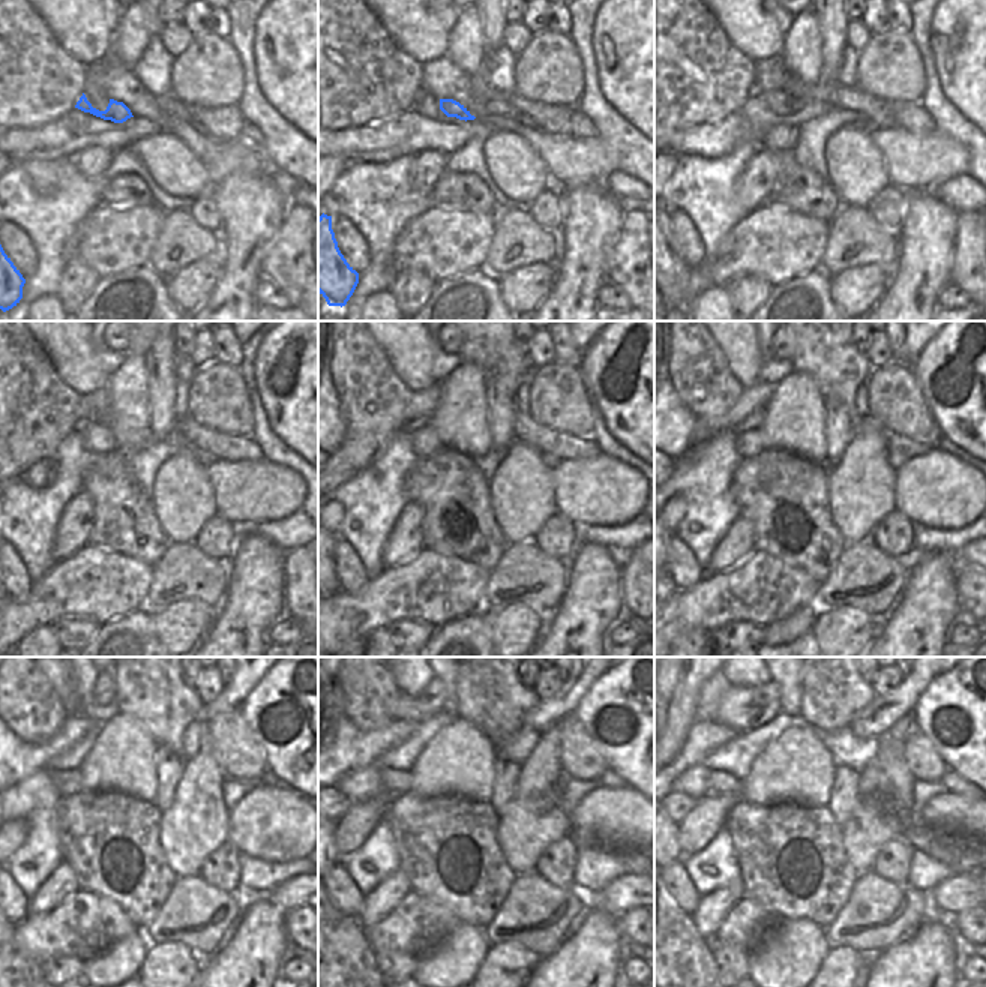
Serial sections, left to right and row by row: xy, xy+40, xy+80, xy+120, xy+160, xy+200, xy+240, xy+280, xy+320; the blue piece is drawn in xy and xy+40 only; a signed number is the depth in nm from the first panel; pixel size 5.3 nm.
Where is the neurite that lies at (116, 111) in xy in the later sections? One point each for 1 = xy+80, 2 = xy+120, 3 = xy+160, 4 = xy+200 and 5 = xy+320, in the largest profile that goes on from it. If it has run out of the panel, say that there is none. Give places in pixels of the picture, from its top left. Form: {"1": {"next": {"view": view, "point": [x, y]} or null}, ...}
{"1": {"next": {"view": "xy+80", "point": [779, 102]}}, "2": {"next": {"view": "xy+120", "point": [98, 438]}}, "3": {"next": {"view": "xy+160", "point": [425, 441]}}, "4": {"next": {"view": "xy+200", "point": [751, 443]}}, "5": {"next": {"view": "xy+320", "point": [721, 783]}}}

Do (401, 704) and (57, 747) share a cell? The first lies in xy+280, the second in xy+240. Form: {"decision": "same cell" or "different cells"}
{"decision": "different cells"}

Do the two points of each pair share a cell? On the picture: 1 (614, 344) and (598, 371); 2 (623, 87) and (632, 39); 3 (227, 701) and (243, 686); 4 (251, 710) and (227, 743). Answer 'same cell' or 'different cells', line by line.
1: same cell
2: same cell
3: same cell
4: different cells

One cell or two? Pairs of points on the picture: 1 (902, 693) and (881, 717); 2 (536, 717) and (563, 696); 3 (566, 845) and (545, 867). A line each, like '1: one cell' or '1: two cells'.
1: one cell
2: one cell
3: one cell

